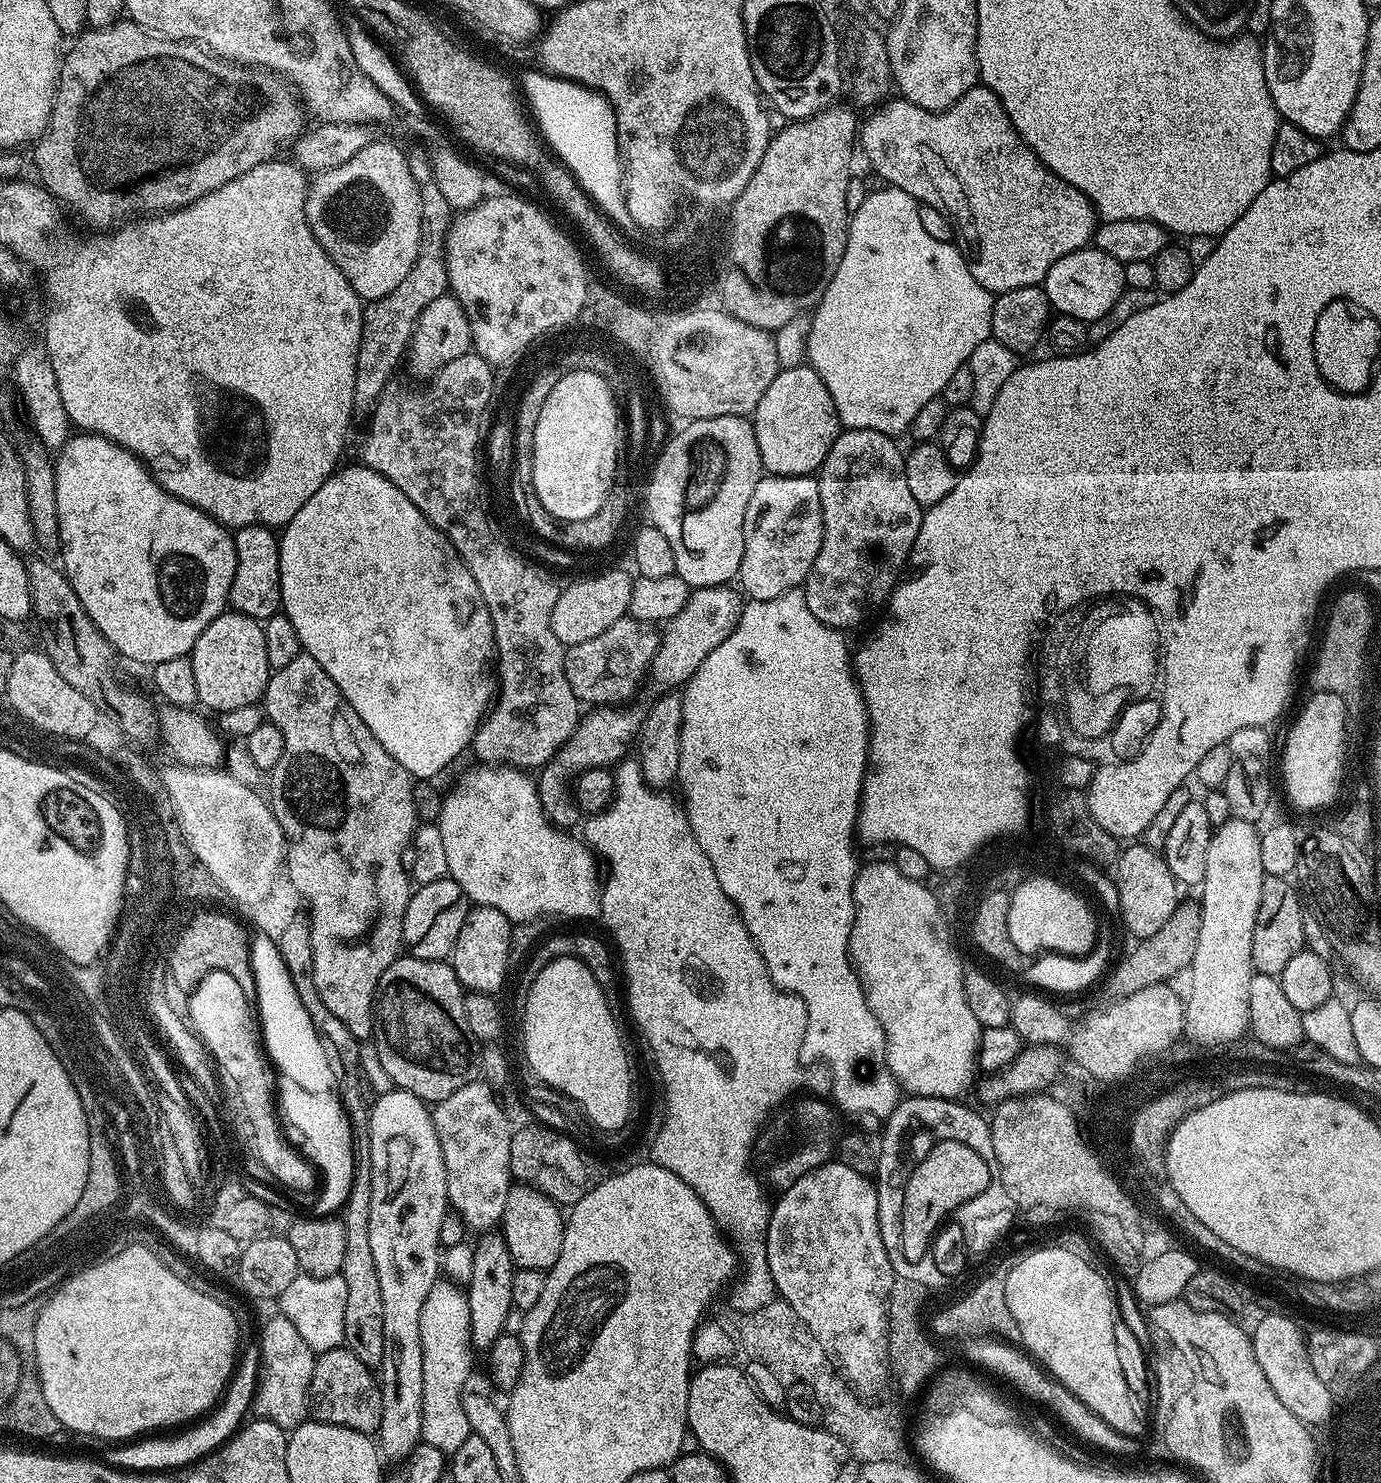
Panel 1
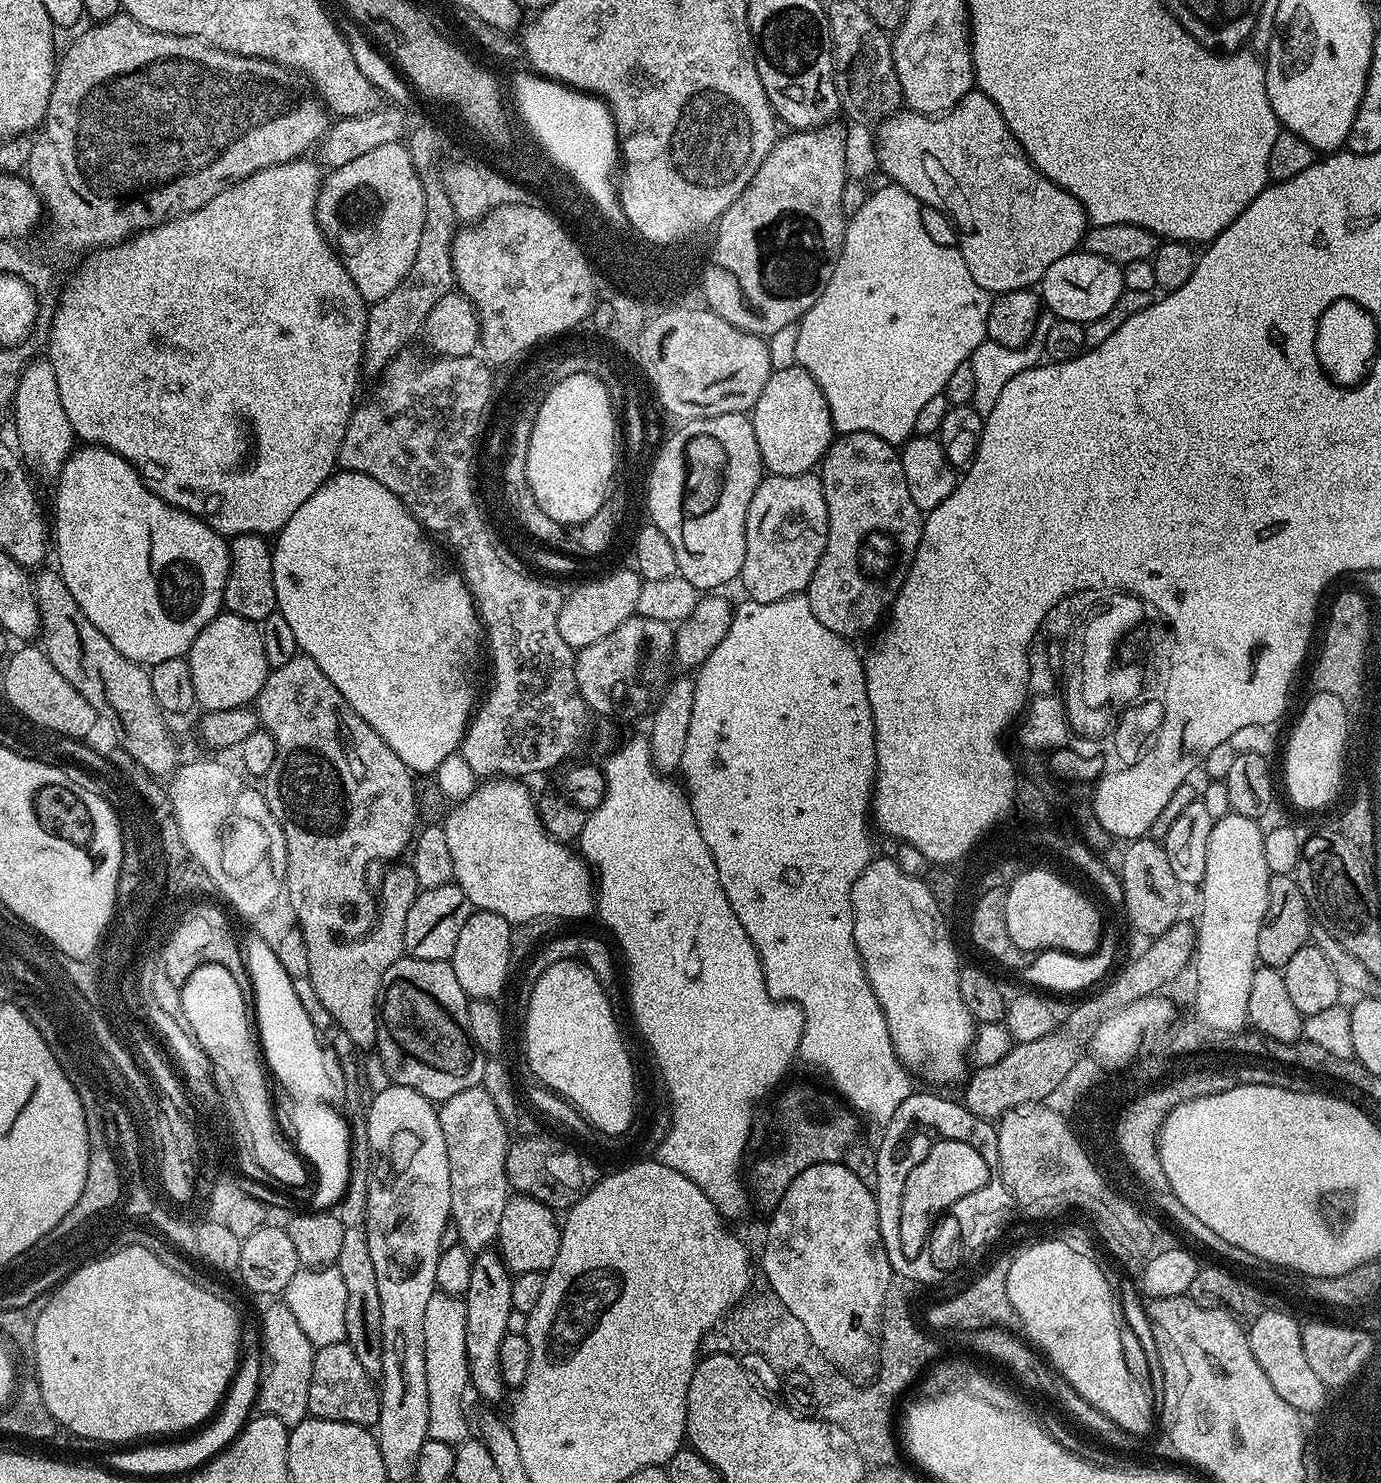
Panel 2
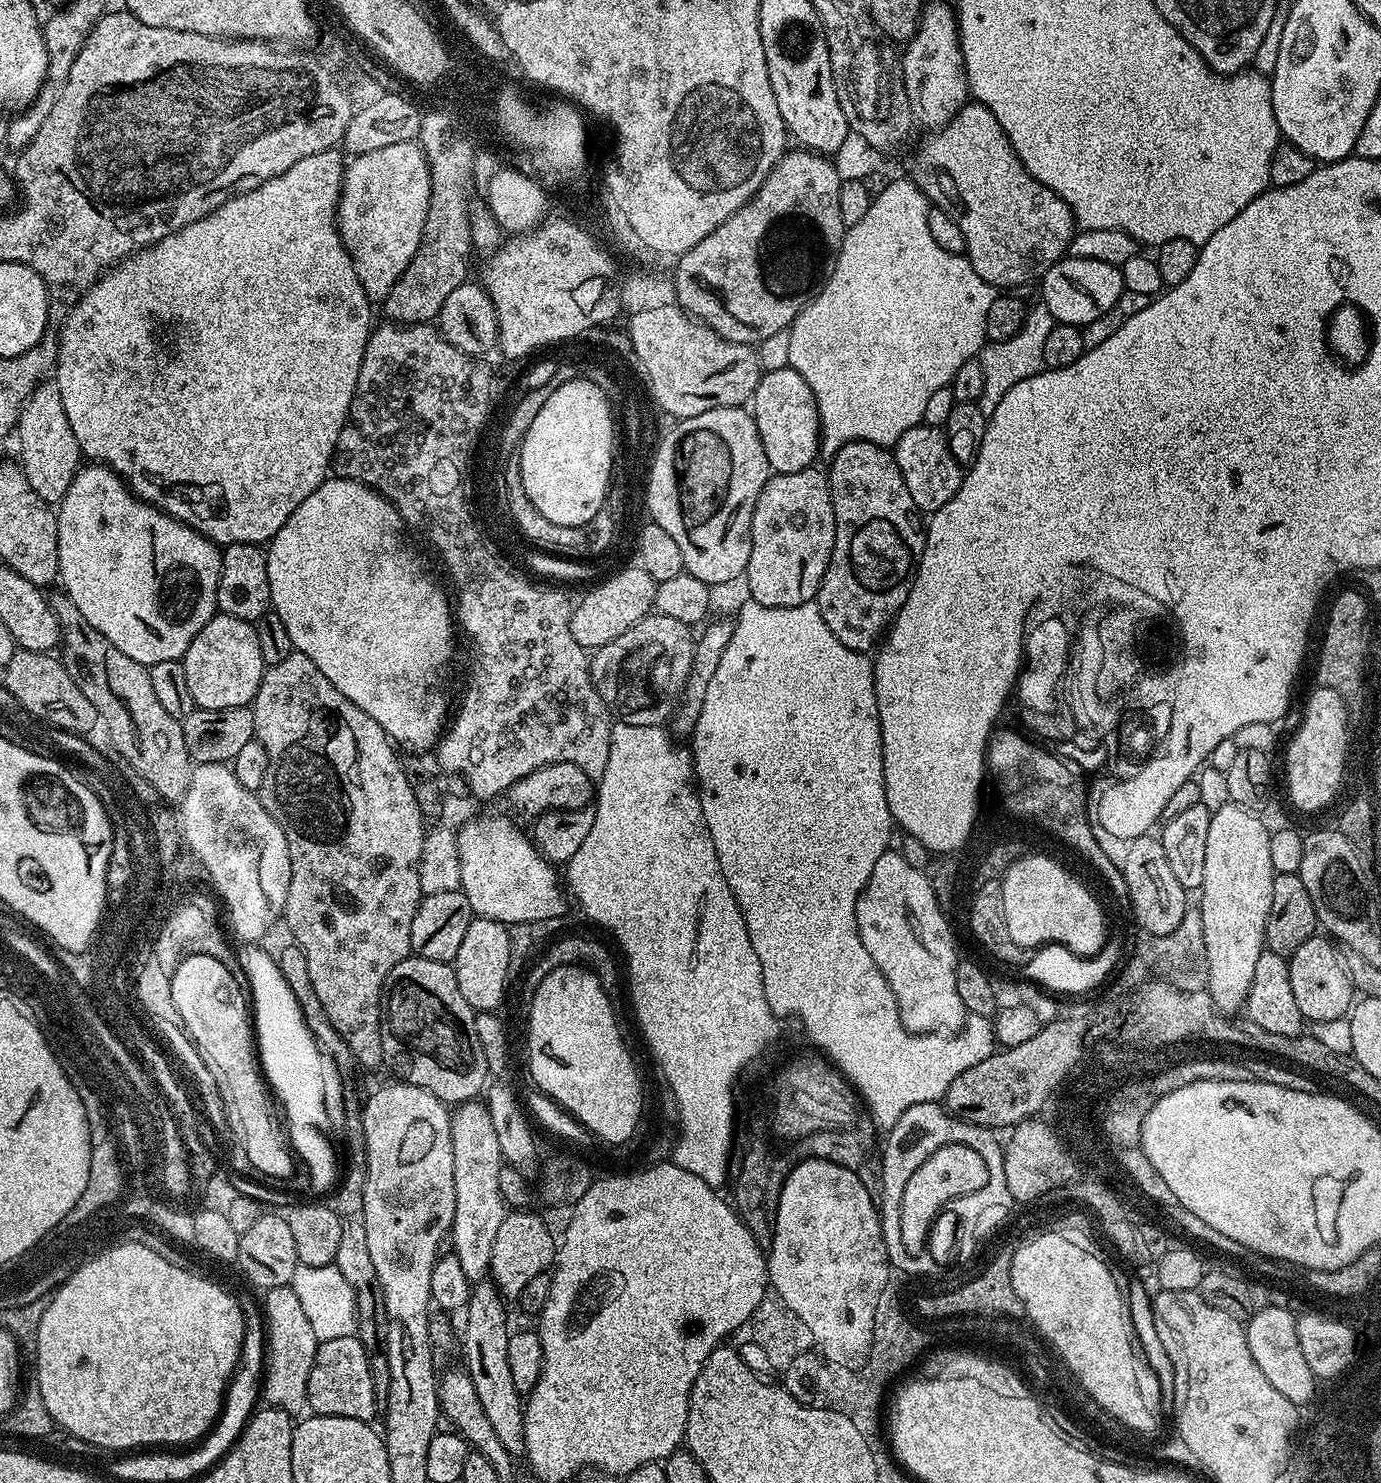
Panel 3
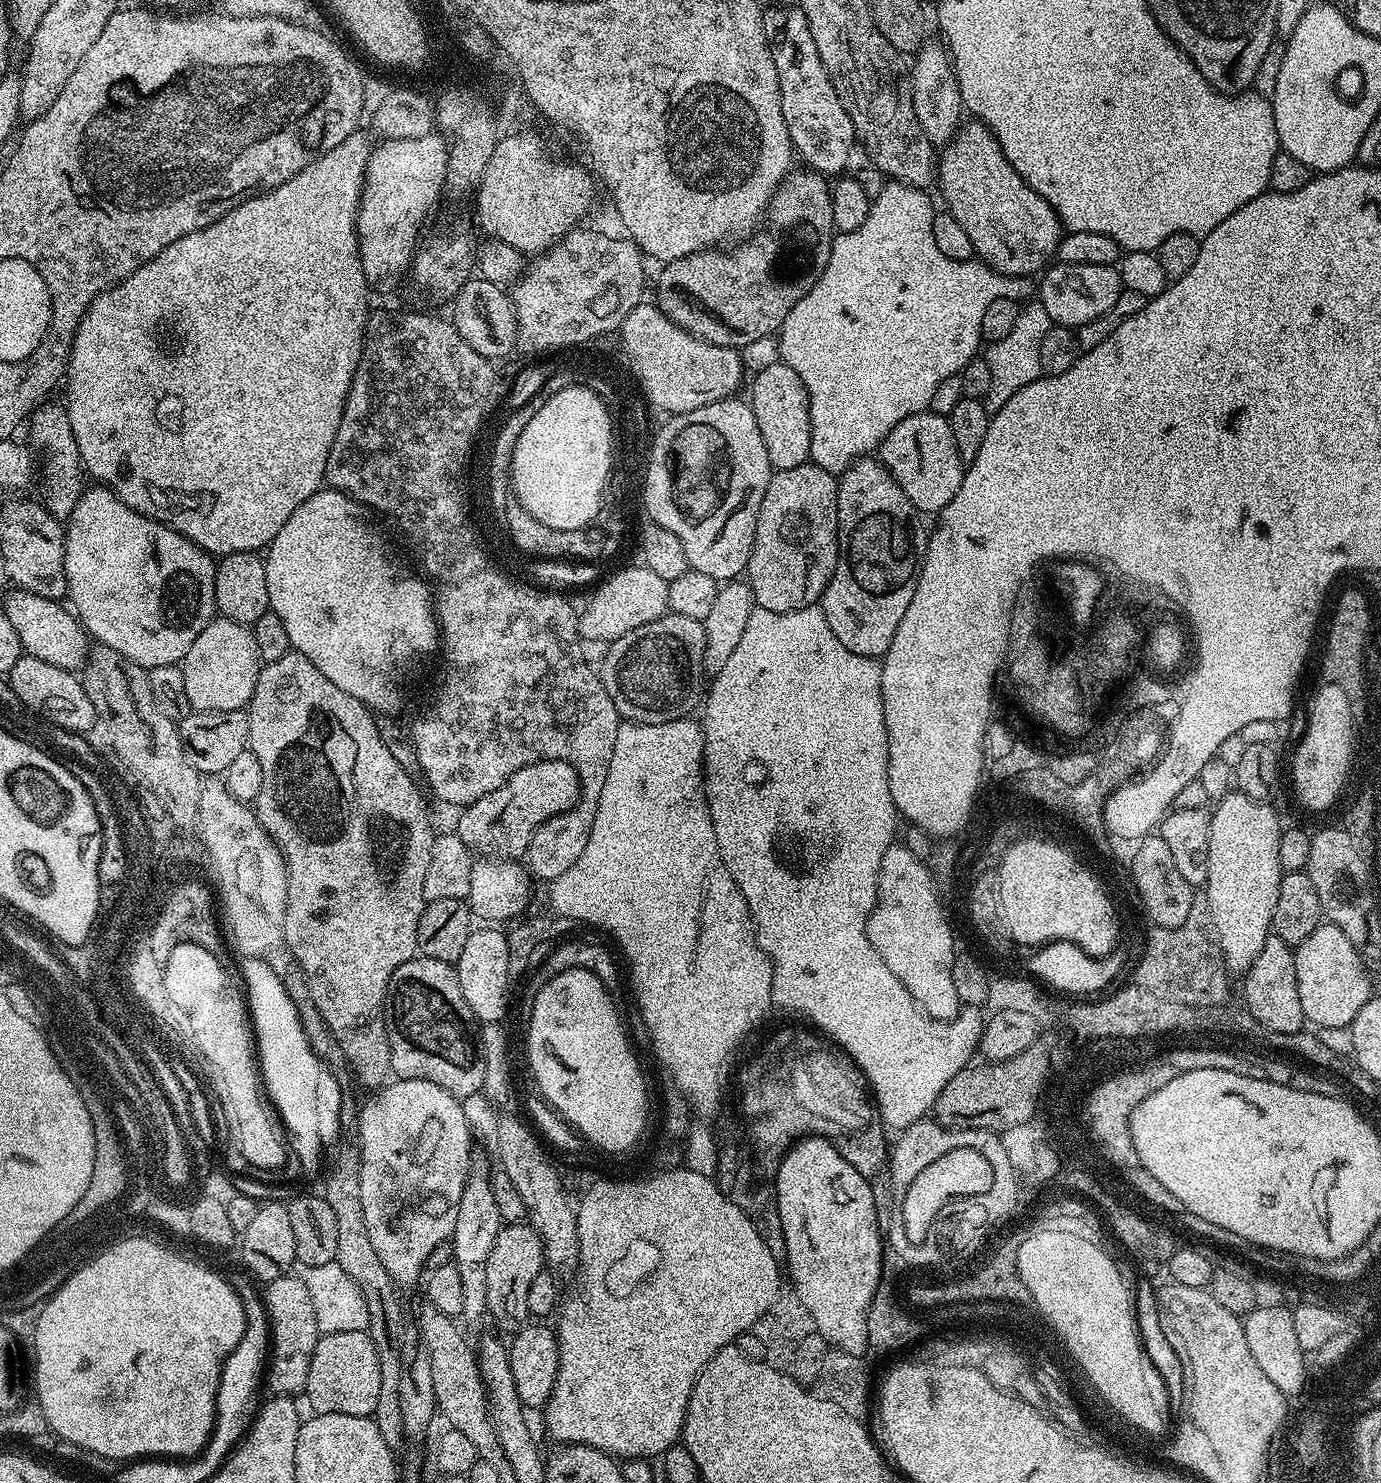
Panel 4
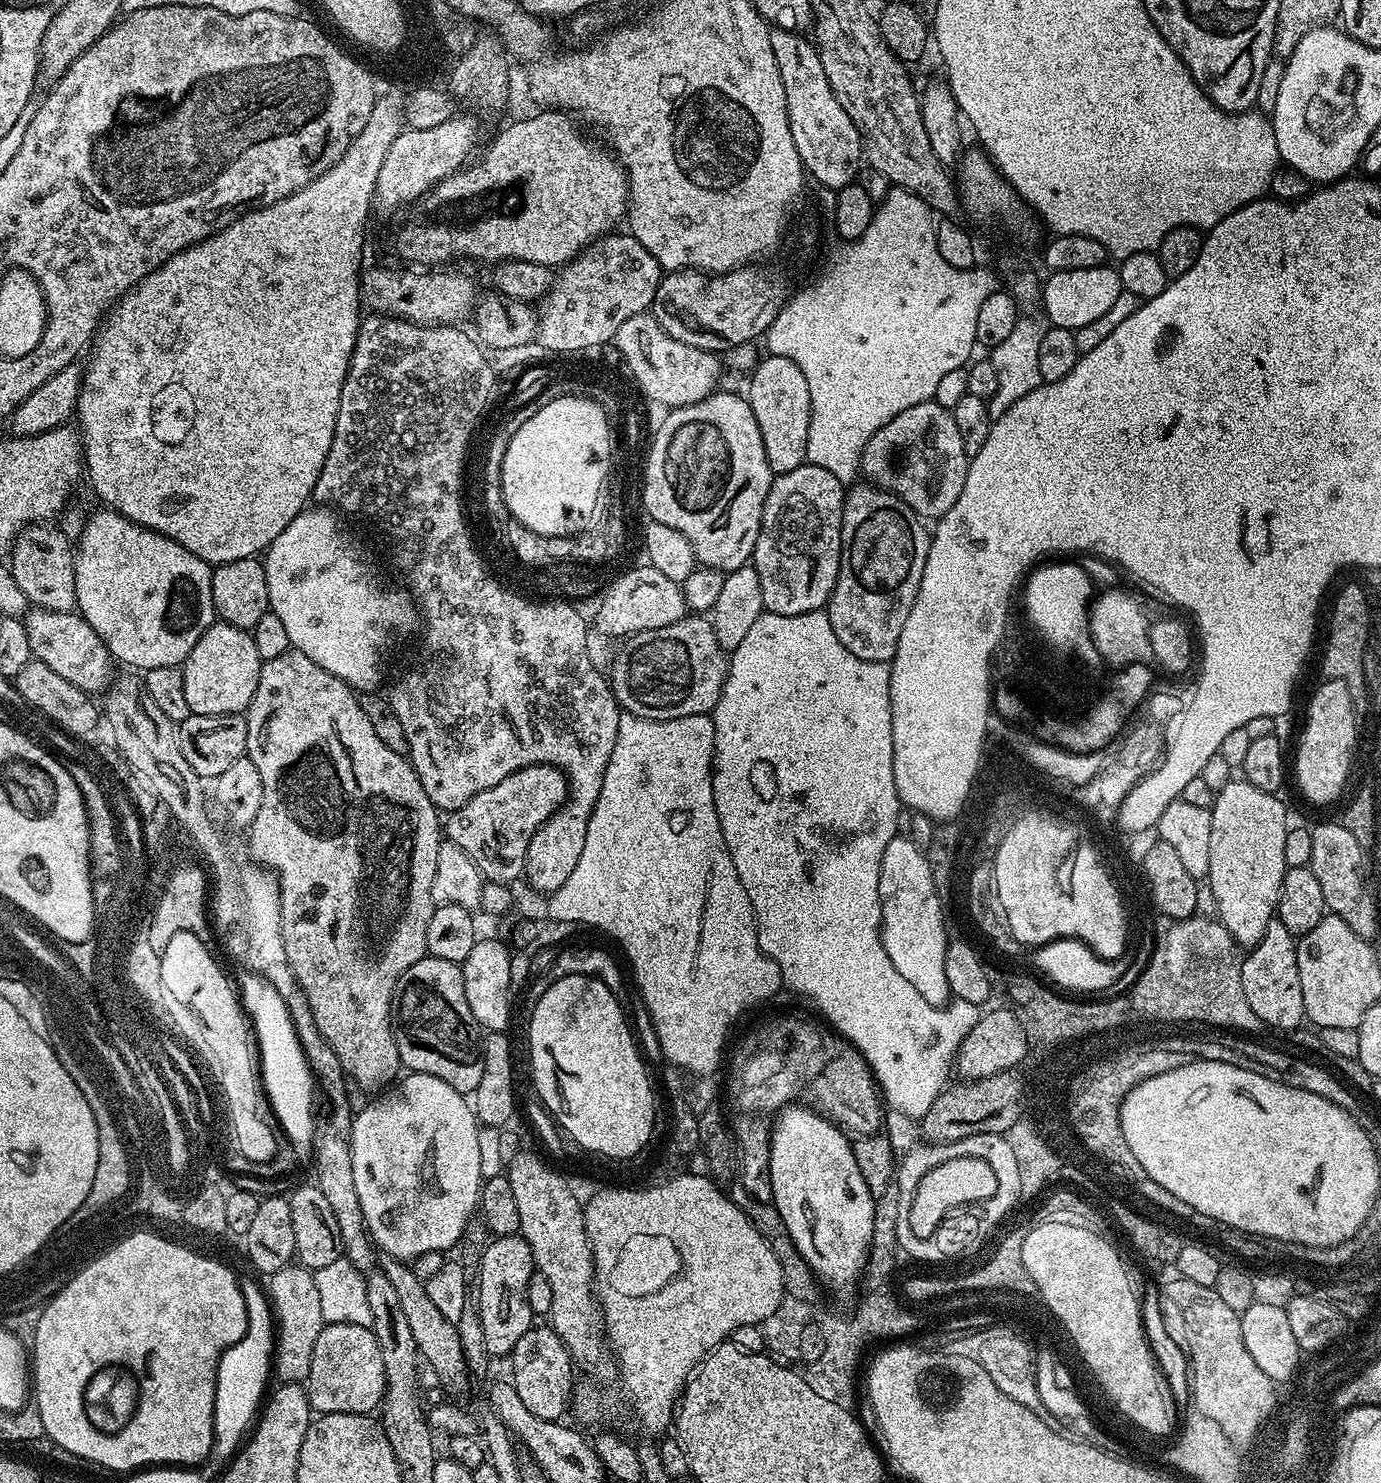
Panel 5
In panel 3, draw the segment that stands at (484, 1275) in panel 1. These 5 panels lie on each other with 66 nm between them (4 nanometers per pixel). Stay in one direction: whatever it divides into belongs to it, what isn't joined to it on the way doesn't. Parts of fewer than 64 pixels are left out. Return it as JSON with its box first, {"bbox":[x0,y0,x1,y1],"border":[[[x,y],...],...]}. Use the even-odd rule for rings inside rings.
{"bbox":[462,1278,524,1458],"border":[[[485,1278],[472,1284],[468,1297],[468,1306],[462,1313],[464,1319],[464,1362],[462,1368],[468,1372],[470,1381],[477,1391],[482,1409],[502,1446],[513,1458],[523,1457],[524,1450],[524,1405],[521,1393],[514,1386],[510,1374],[510,1358],[506,1358],[508,1349],[508,1312],[504,1309],[505,1297],[501,1296],[491,1279]]]}

